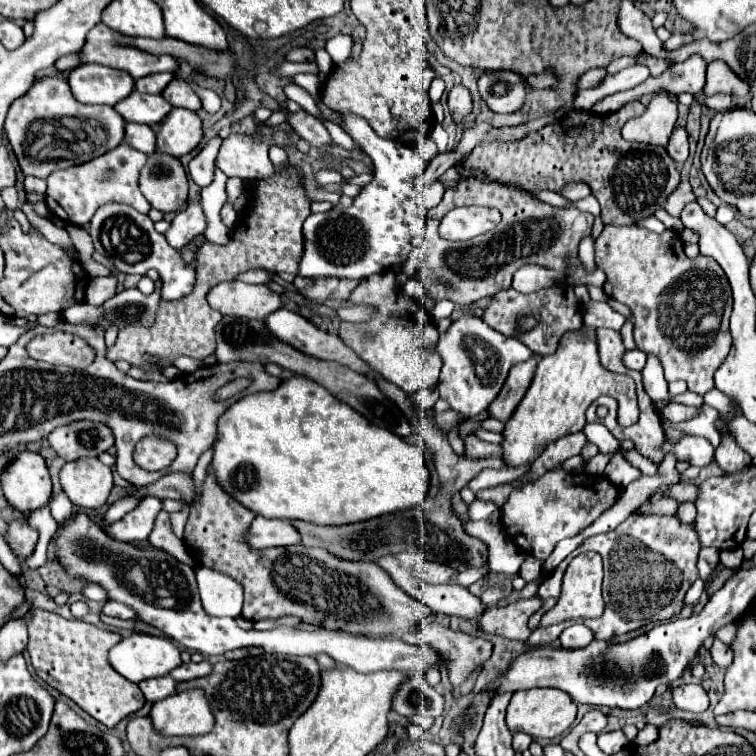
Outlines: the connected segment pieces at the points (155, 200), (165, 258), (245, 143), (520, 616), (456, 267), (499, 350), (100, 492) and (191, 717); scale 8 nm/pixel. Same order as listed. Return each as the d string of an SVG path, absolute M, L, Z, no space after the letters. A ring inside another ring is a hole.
M152 153L140 171L140 191L148 203L162 211L178 211L188 199L188 179L182 163L164 153Z
M106 203L102 205L92 221L90 221L90 237L94 241L94 249L106 259L114 261L116 269L122 273L138 273L146 275L148 269L156 269L162 277L162 297L180 299L194 289L196 269L182 259L182 253L174 249L162 233L154 229L154 223L148 215L136 211L130 205Z
M274 131L272 135L238 135L232 133L222 141L216 165L228 177L242 179L268 179L272 175L272 161L268 149L278 145L282 149L290 147L290 133Z
M532 597L532 599L520 599L514 603L508 603L504 607L496 605L486 609L486 613L480 617L478 623L488 633L526 641L530 637L530 629L526 621L540 607L540 603L542 601L538 597Z
M462 177L456 189L446 189L442 201L428 211L426 217L426 241L416 247L402 271L410 279L418 279L424 283L426 293L432 301L450 299L456 305L470 305L486 295L494 295L498 291L510 289L512 275L524 263L538 263L542 267L550 267L562 275L568 275L568 259L578 257L578 245L592 231L594 217L590 213L582 213L578 209L558 209L544 201L538 201L526 189L518 189L516 185L500 185L500 181L484 183L474 177ZM460 205L484 205L496 207L502 213L502 221L496 229L478 235L470 241L446 241L446 245L432 245L434 235L438 231L440 219L446 211ZM442 281L452 281L454 289L442 285Z
M462 315L444 335L440 335L438 351L444 363L440 397L446 399L450 407L464 417L476 417L478 413L486 411L496 393L502 389L510 367L534 357L534 353L530 353L524 343L504 337L502 333L490 329L490 325L486 325L480 317L472 315Z
M94 457L70 461L60 469L60 485L74 505L96 509L106 503L114 487L112 469Z
M200 689L174 693L152 705L150 719L160 735L196 737L214 727L214 715Z

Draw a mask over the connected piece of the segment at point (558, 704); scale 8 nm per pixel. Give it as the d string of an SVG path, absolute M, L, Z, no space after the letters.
M526 689L516 691L510 699L508 713L506 713L506 725L510 731L522 731L528 733L534 739L554 739L568 731L568 727L576 719L576 703L560 689Z

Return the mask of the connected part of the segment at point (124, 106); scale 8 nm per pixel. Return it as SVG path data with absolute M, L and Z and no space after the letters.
M132 91L126 99L116 103L114 109L124 117L124 121L152 125L162 121L172 111L172 105L160 95L142 95Z

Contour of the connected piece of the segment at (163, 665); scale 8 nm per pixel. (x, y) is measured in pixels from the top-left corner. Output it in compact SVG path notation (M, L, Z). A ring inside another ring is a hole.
M136 633L122 639L110 651L110 665L128 681L164 677L182 665L180 651L164 637Z

